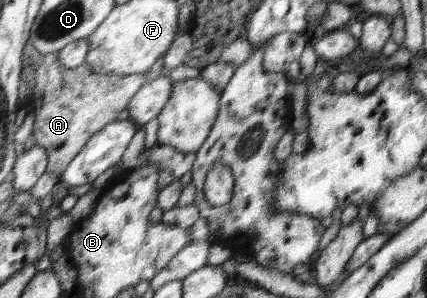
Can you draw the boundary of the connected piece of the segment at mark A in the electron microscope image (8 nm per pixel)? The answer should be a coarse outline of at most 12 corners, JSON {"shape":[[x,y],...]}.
{"shape":[[30,45],[38,144],[61,178],[148,73],[65,69]]}

